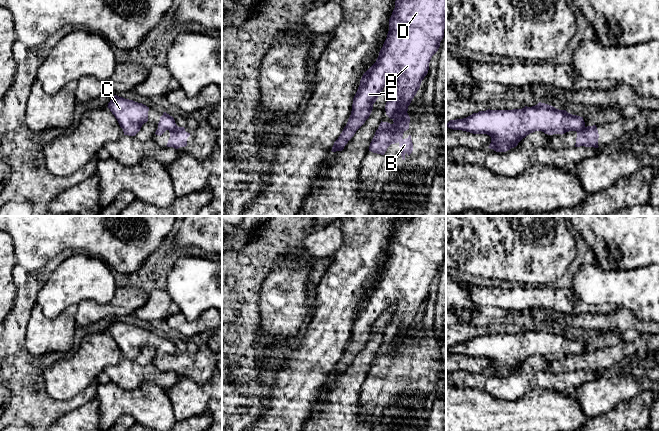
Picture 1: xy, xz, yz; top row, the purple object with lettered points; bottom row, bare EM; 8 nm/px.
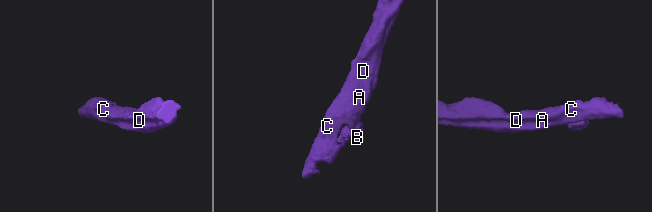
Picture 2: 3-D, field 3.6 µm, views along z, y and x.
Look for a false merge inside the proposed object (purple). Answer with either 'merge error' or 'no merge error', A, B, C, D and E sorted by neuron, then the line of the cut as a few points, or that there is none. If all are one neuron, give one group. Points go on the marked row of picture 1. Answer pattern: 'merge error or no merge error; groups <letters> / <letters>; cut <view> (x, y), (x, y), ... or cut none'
merge error; groups A C D E / B; cut xz (407, 114), (394, 123)

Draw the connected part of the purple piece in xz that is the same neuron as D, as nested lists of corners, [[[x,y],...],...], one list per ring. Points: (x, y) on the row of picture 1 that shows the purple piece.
[[[396,0],[395,8],[389,19],[387,38],[379,52],[376,62],[363,74],[358,90],[353,98],[352,111],[346,126],[338,139],[334,142],[332,152],[342,151],[356,131],[369,118],[373,104],[378,99],[385,86],[393,82],[394,87],[385,105],[386,115],[396,123],[408,115],[408,106],[420,88],[421,82],[427,75],[432,56],[438,51],[444,37],[446,17],[446,0]]]

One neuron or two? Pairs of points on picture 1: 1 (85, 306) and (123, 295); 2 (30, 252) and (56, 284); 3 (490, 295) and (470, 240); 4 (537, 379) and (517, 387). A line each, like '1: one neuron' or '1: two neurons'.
1: one neuron
2: two neurons
3: two neurons
4: one neuron

